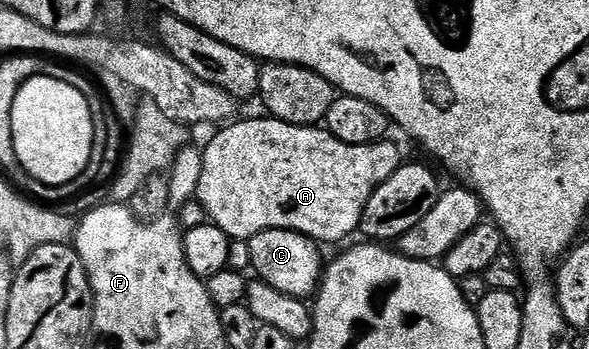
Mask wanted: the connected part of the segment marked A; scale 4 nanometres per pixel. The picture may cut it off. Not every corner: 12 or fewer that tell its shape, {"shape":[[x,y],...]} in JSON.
{"shape":[[229,122],[195,198],[232,241],[320,245],[401,166],[389,141]]}

